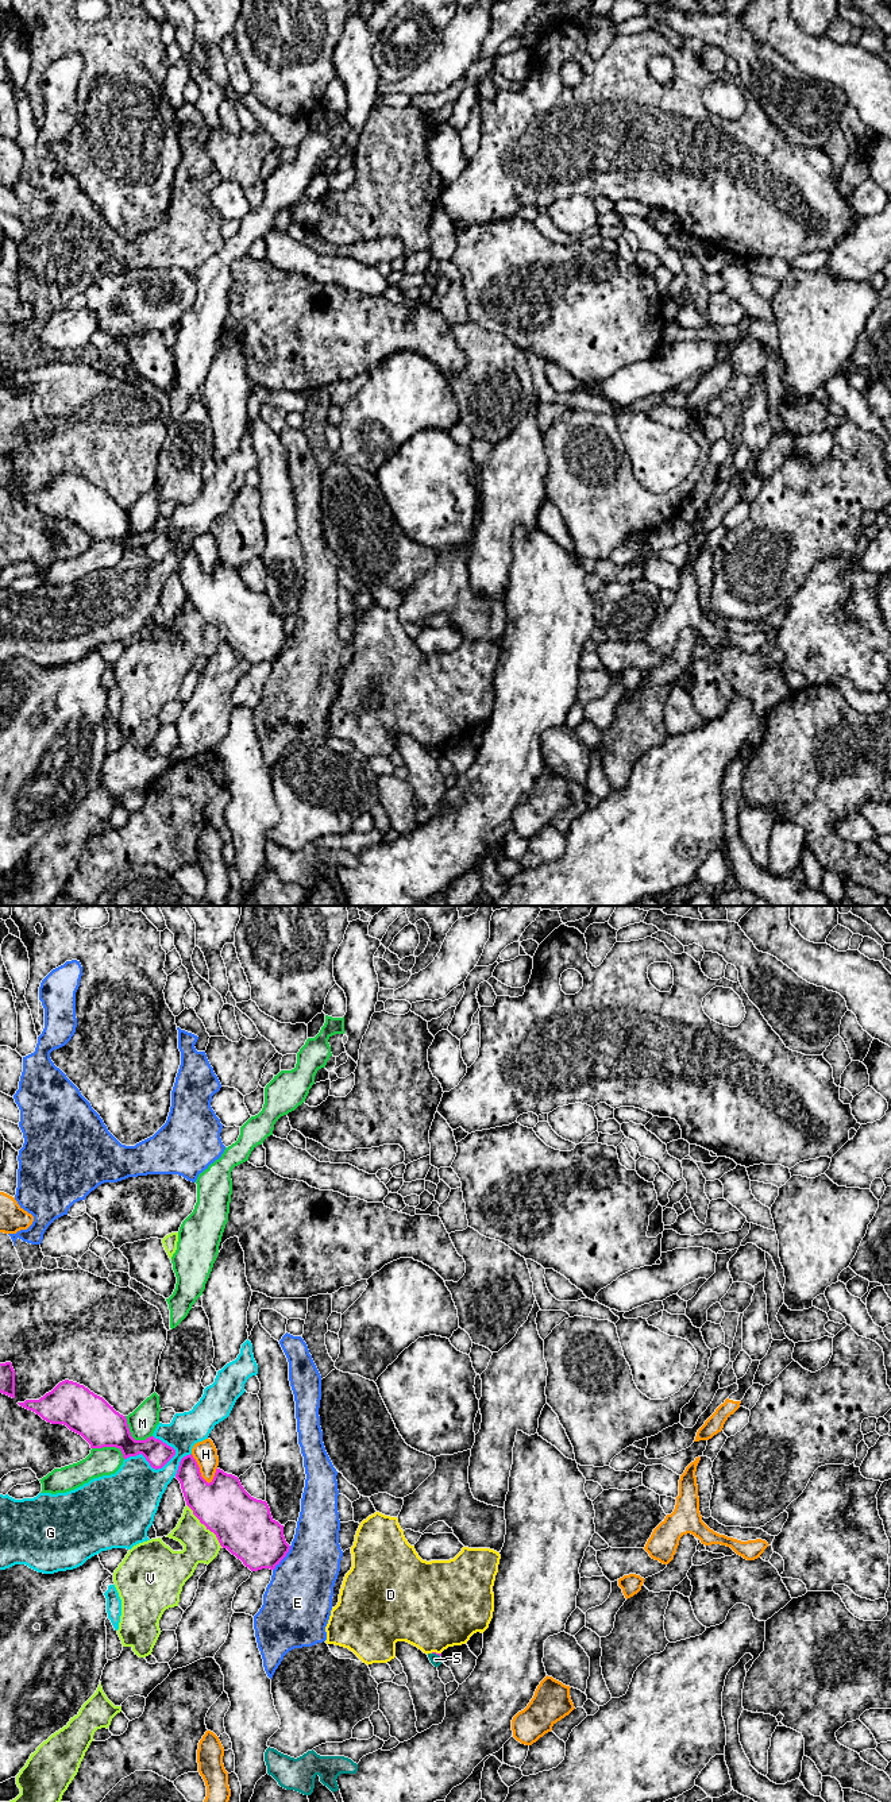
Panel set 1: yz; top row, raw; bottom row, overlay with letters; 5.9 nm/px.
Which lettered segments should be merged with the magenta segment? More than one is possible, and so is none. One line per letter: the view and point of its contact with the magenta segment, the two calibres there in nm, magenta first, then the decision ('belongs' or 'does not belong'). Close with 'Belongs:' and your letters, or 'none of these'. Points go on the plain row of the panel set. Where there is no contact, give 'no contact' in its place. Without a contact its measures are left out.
D: meets magenta in yz at (435, 745); 20 nm thick on the magenta side, 480 nm on the other; does not belong
E: meets magenta in yz at (284, 649); 320 nm thick on the magenta side, 380 nm on the other; does not belong
G: meets magenta in yz at (150, 558); 150 nm thick on the magenta side, 360 nm on the other; does not belong
H: meets magenta in yz at (199, 563); 320 nm thick on the magenta side, 140 nm on the other; does not belong
M: meets magenta in yz at (131, 529); 240 nm thick on the magenta side, 170 nm on the other; does not belong
S: meets magenta in yz at (436, 747); 20 nm thick on the magenta side, 70 nm on the other; does not belong
V: meets magenta in yz at (204, 617); 340 nm thick on the magenta side, 200 nm on the other; does not belong
Belongs: none of these

